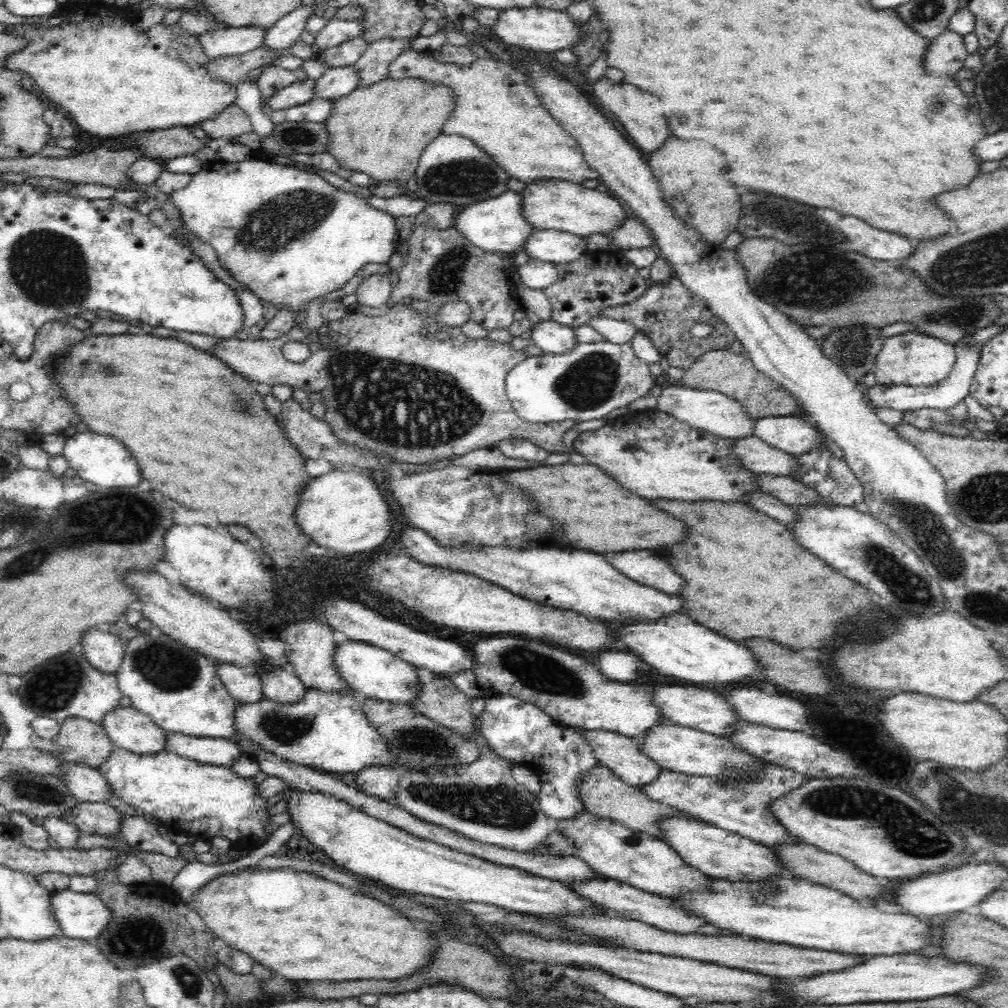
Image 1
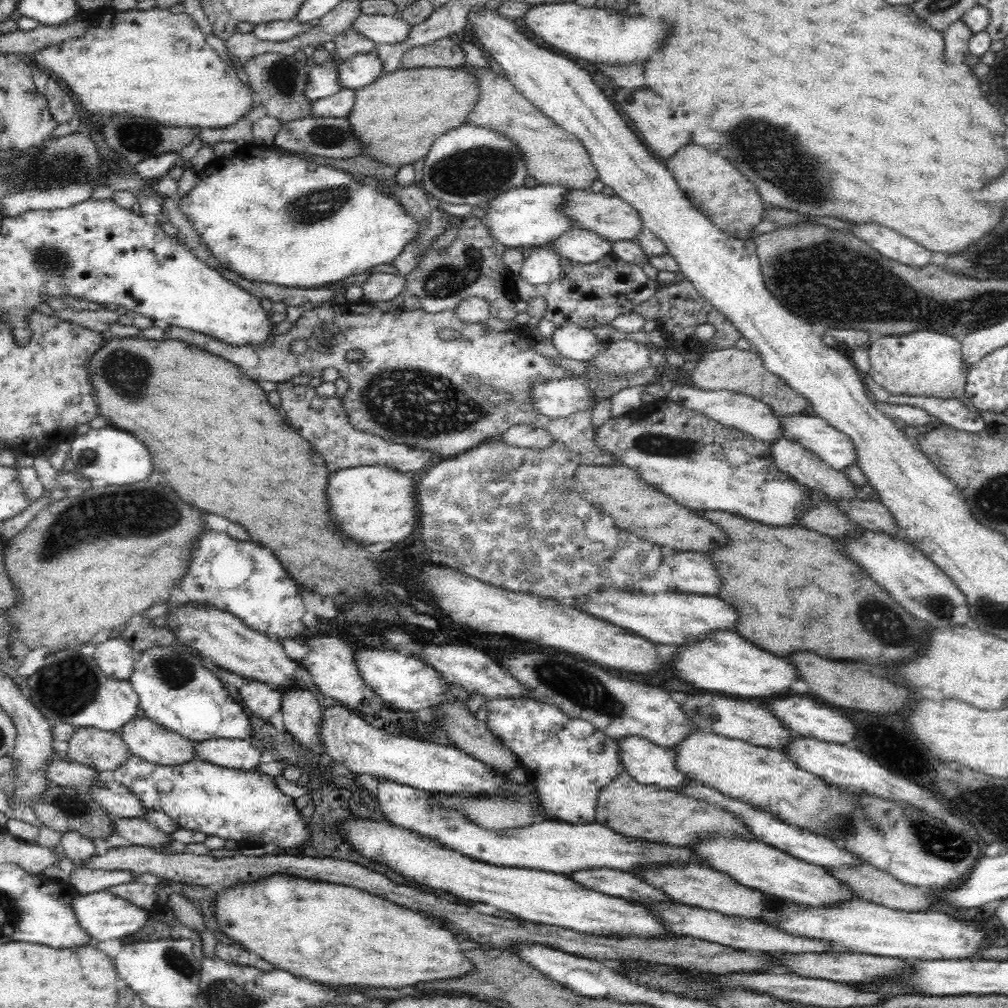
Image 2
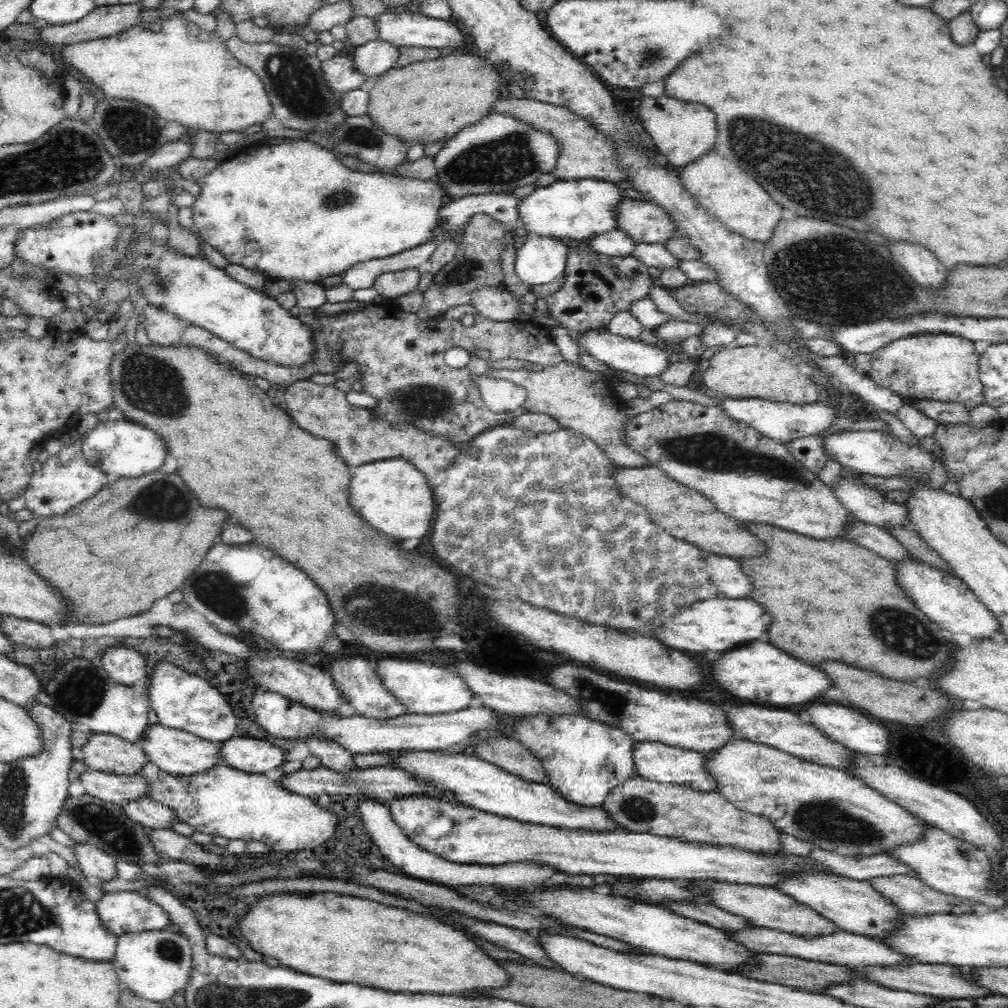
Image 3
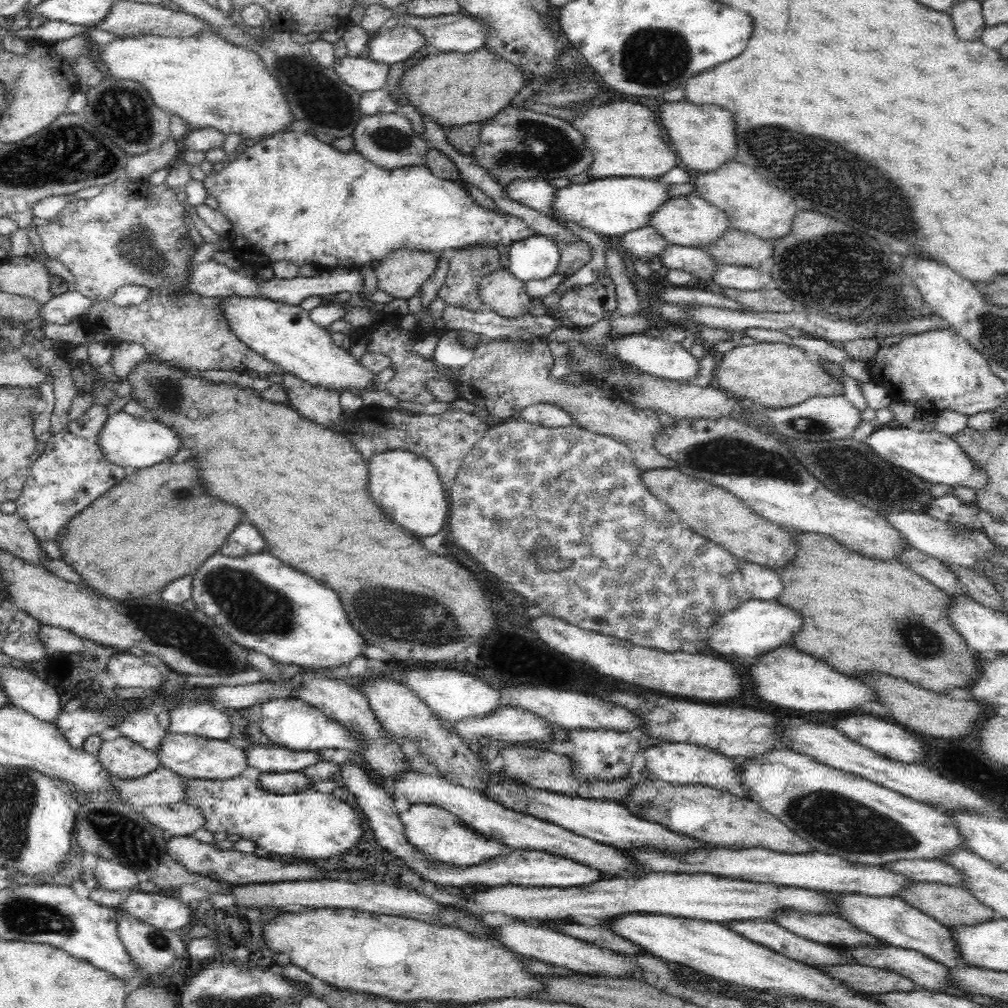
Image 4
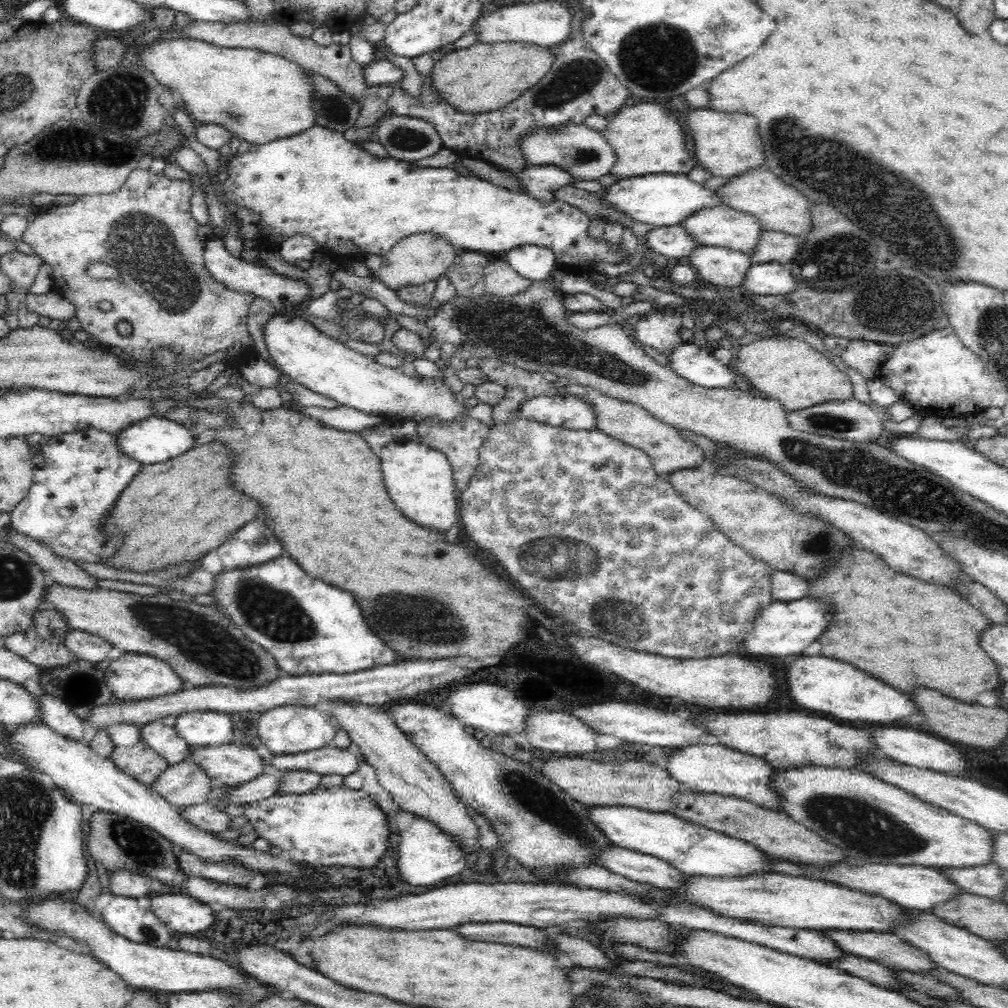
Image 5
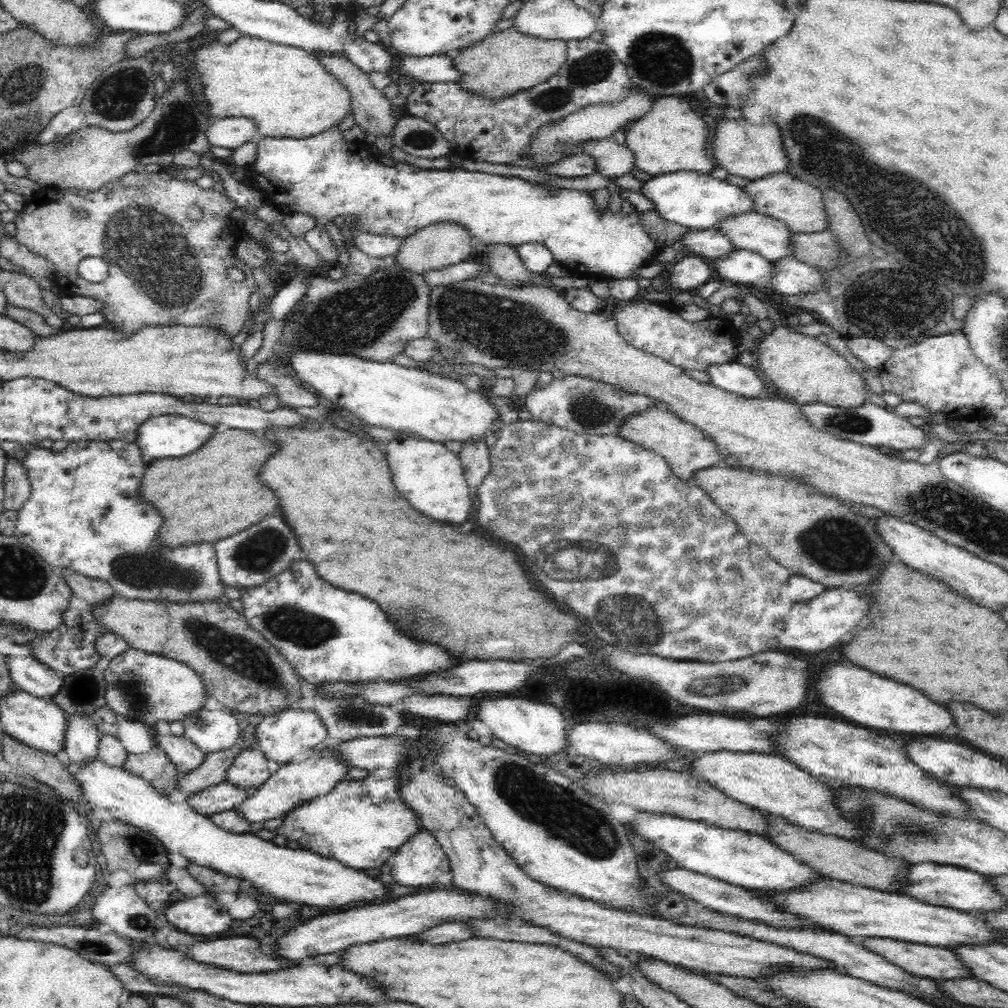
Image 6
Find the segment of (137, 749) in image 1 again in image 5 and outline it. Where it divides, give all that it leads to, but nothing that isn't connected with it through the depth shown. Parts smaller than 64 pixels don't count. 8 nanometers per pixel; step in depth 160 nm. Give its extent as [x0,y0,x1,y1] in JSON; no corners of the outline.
[188,744,264,787]

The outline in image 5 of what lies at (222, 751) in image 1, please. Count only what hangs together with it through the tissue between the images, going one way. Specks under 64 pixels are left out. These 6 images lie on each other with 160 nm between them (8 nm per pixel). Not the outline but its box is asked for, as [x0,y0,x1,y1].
[269,747,364,776]

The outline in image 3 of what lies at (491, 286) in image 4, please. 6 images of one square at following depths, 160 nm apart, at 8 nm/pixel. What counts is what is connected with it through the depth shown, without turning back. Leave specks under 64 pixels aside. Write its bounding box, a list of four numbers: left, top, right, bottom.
[470,285,529,322]

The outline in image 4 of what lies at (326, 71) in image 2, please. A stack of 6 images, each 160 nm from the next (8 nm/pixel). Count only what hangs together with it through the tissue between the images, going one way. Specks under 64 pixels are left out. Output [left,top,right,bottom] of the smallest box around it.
[331,55,388,93]

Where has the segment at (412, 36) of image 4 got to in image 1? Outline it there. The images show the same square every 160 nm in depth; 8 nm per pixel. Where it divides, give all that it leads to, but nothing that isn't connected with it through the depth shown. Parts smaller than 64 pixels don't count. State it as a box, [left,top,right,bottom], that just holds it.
[313,66,358,102]

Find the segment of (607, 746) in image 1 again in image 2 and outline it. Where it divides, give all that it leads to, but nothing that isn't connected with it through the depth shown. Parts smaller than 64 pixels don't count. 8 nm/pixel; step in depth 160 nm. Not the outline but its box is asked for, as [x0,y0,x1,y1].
[617,736,689,789]

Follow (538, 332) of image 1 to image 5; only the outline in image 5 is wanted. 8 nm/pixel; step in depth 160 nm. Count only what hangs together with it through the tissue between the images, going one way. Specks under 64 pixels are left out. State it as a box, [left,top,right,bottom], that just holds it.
[666,342,737,388]

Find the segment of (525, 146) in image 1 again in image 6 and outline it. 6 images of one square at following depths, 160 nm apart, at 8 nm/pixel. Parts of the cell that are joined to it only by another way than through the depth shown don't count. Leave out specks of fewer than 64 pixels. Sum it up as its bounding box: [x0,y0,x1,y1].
[623,97,716,177]

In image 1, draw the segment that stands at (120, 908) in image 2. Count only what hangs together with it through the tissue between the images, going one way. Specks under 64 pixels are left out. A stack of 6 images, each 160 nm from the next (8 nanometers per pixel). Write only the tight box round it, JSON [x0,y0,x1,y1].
[52,889,112,940]

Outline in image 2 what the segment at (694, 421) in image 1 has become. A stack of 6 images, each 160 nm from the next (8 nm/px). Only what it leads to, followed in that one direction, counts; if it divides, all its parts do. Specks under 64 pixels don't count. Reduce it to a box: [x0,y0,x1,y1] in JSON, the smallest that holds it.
[667,385,778,443]

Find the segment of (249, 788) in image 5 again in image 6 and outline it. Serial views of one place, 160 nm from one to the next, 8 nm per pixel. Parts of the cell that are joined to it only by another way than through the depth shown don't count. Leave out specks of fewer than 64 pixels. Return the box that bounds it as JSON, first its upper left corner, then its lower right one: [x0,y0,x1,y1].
[187,782,252,817]

